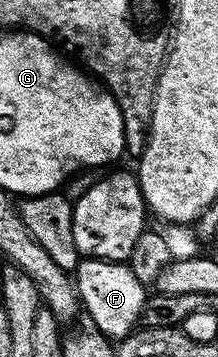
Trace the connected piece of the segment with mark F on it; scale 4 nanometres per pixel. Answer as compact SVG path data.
M82 258L76 269L76 285L78 301L85 317L93 322L105 338L125 340L139 329L148 286L136 278L130 265L99 258Z

